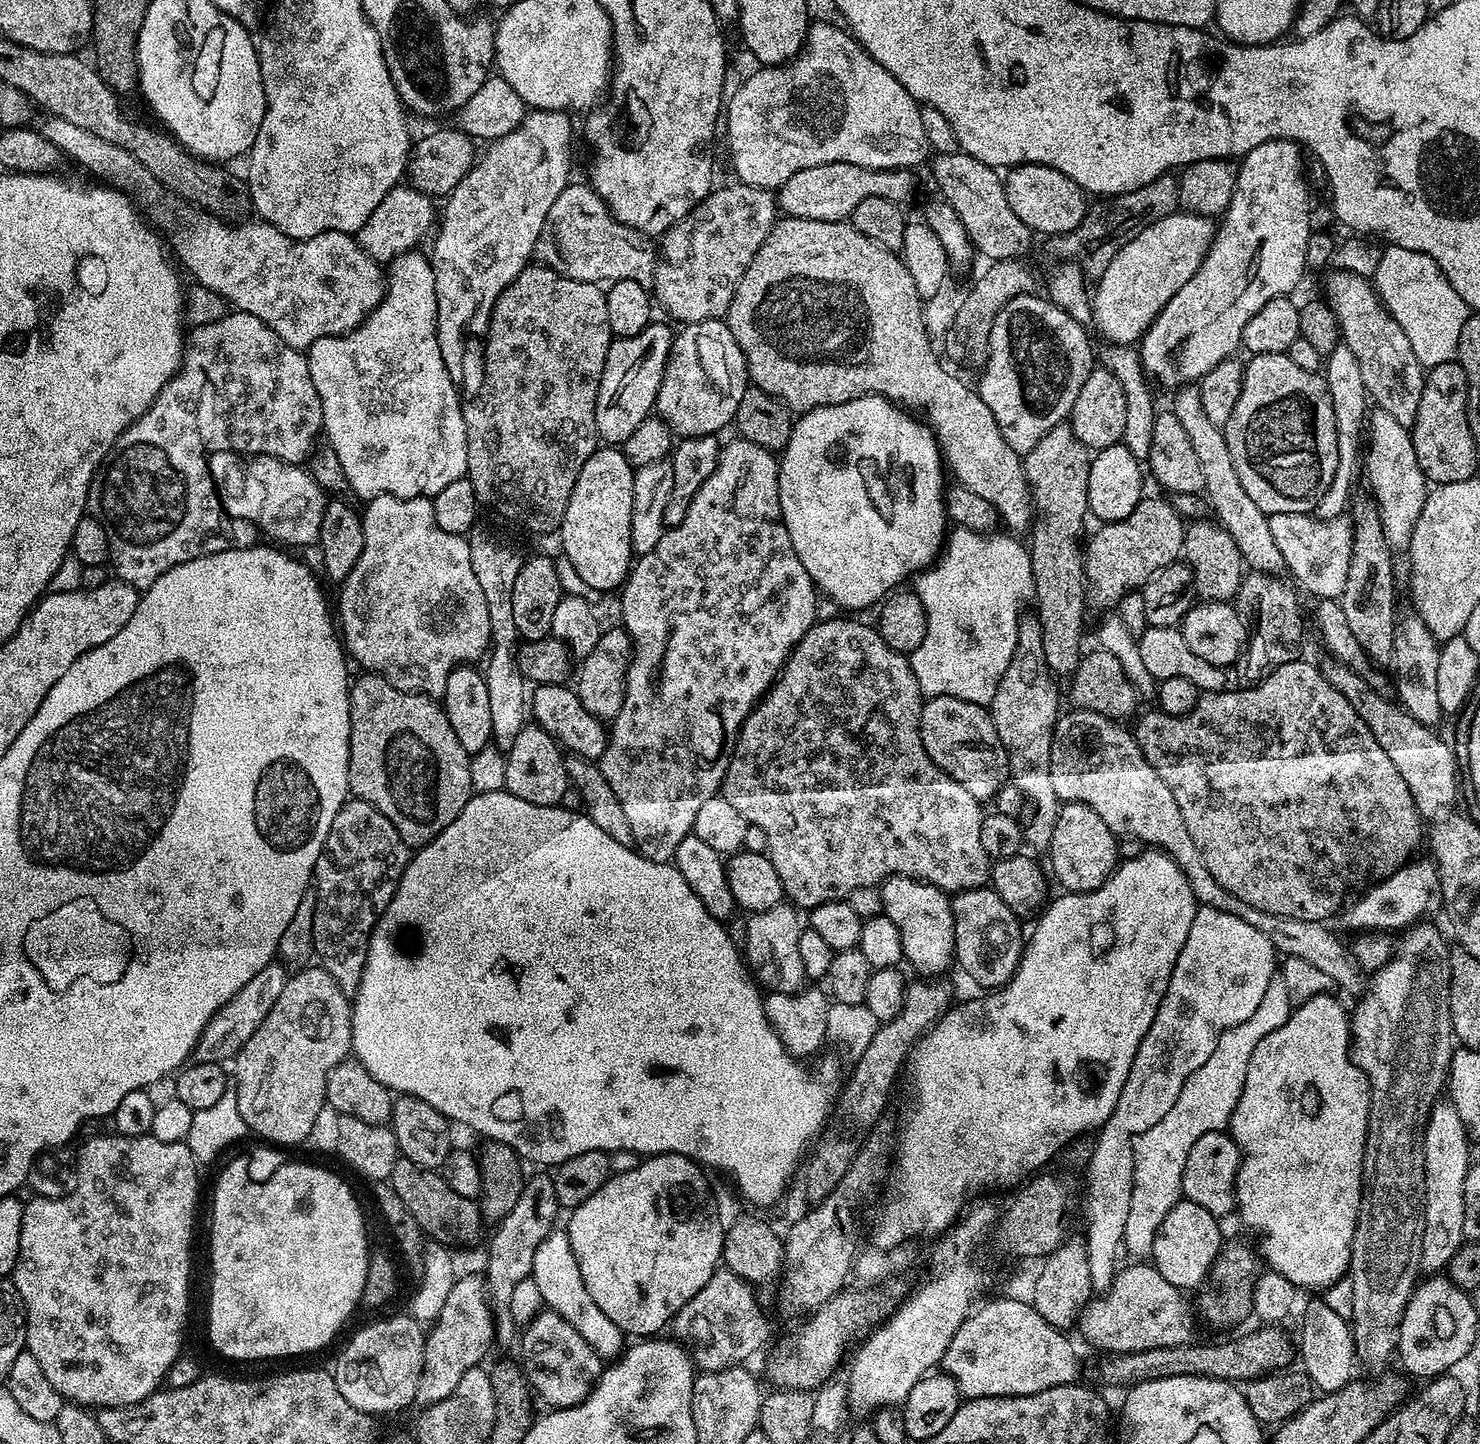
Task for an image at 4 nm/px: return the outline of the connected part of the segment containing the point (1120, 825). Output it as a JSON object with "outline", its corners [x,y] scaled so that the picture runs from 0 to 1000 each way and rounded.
{"outline":[[[726,490],[724,492],[714,497],[711,508],[709,537],[716,555],[736,558],[755,580],[766,579],[773,584],[771,585],[780,586],[793,594],[799,605],[801,605],[809,627],[836,633],[836,636],[853,644],[863,660],[868,663],[882,663],[882,666],[886,666],[897,675],[903,685],[905,684],[907,686],[911,687],[914,691],[922,686],[922,671],[909,654],[908,657],[905,654],[905,650],[897,643],[897,639],[855,633],[820,611],[818,602],[815,602],[815,597],[812,597],[812,591],[809,591],[809,586],[807,586],[807,580],[804,580],[804,575],[801,575],[801,569],[799,569],[799,561],[796,561],[793,550],[791,550],[791,544],[788,544],[782,533],[774,528],[767,509],[763,505],[761,507],[759,501],[735,491]]]}

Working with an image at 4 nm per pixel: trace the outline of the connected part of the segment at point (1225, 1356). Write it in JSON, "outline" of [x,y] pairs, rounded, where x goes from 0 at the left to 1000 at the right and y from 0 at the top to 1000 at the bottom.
{"outline":[[[851,918],[849,922],[843,922],[836,928],[827,928],[825,931],[797,931],[780,934],[774,936],[755,936],[748,940],[746,953],[751,958],[764,960],[772,956],[793,954],[794,953],[811,953],[818,956],[843,957],[859,950],[867,950],[873,942],[873,928],[865,918]]]}

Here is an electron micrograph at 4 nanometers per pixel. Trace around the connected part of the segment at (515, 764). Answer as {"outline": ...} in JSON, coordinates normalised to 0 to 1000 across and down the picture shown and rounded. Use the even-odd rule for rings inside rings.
{"outline":[[[355,501],[352,508],[347,512],[341,524],[341,542],[340,548],[347,553],[353,553],[353,555],[358,555],[360,560],[370,561],[378,557],[385,544],[381,530],[382,521],[373,510],[369,508],[364,501]]]}

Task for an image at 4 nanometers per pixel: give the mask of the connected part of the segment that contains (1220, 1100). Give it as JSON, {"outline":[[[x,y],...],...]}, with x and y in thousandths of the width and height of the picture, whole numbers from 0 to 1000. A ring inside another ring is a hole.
{"outline":[[[867,675],[860,676],[850,699],[847,699],[842,708],[826,715],[823,724],[820,724],[820,730],[818,730],[815,736],[801,747],[799,758],[796,758],[796,763],[791,766],[791,771],[788,771],[785,777],[777,780],[777,783],[770,784],[766,787],[766,827],[764,827],[764,841],[761,843],[759,852],[759,864],[768,869],[766,870],[773,871],[778,868],[785,843],[788,843],[790,838],[799,830],[799,810],[801,810],[804,795],[809,791],[809,788],[812,788],[812,785],[826,784],[832,779],[842,749],[842,741],[845,741],[845,730],[847,730],[847,724],[850,724],[855,716],[864,713],[874,697]]]}

